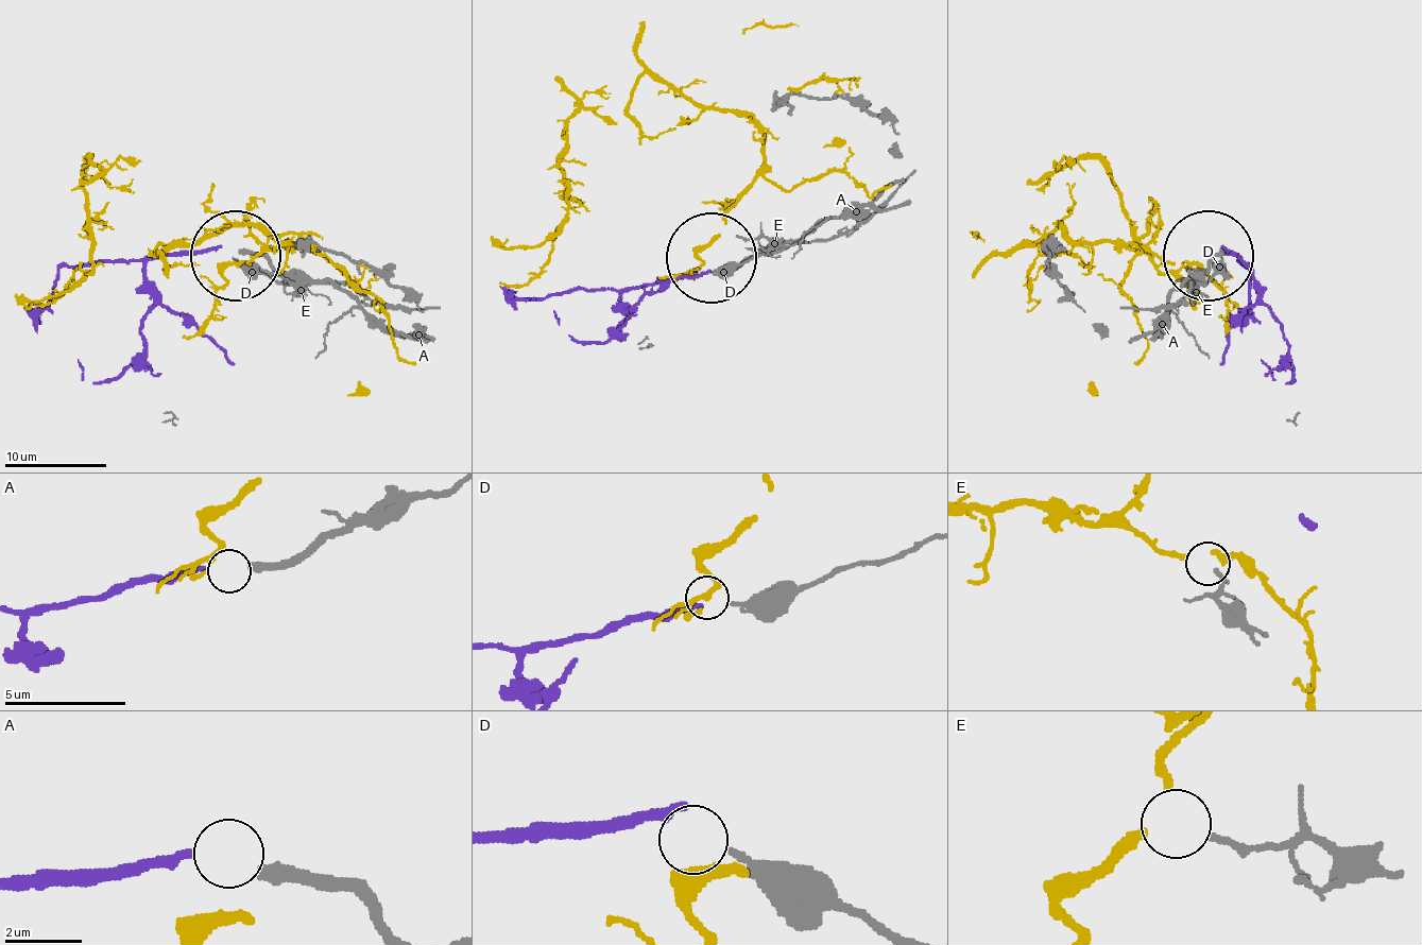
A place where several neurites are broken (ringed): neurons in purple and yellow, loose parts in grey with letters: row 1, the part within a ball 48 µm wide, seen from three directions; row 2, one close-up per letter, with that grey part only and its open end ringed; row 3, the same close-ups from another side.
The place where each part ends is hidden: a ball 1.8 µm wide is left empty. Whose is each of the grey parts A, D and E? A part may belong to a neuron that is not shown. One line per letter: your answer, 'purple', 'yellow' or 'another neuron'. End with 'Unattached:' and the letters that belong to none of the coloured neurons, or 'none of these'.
A: purple
D: another neuron
E: yellow
Unattached: D

